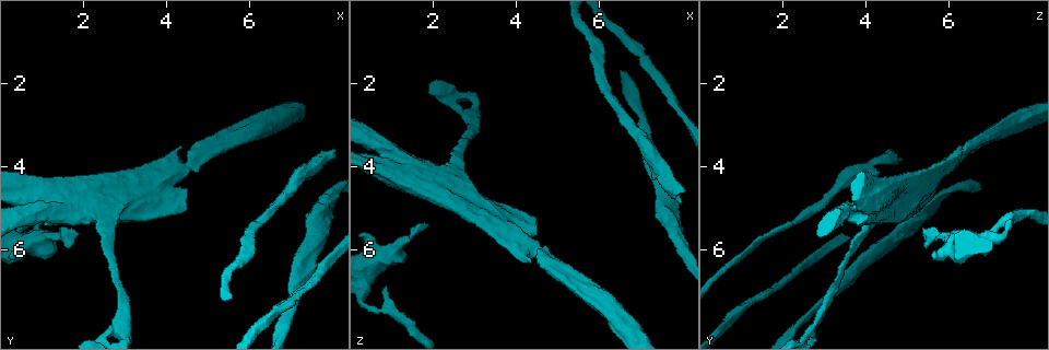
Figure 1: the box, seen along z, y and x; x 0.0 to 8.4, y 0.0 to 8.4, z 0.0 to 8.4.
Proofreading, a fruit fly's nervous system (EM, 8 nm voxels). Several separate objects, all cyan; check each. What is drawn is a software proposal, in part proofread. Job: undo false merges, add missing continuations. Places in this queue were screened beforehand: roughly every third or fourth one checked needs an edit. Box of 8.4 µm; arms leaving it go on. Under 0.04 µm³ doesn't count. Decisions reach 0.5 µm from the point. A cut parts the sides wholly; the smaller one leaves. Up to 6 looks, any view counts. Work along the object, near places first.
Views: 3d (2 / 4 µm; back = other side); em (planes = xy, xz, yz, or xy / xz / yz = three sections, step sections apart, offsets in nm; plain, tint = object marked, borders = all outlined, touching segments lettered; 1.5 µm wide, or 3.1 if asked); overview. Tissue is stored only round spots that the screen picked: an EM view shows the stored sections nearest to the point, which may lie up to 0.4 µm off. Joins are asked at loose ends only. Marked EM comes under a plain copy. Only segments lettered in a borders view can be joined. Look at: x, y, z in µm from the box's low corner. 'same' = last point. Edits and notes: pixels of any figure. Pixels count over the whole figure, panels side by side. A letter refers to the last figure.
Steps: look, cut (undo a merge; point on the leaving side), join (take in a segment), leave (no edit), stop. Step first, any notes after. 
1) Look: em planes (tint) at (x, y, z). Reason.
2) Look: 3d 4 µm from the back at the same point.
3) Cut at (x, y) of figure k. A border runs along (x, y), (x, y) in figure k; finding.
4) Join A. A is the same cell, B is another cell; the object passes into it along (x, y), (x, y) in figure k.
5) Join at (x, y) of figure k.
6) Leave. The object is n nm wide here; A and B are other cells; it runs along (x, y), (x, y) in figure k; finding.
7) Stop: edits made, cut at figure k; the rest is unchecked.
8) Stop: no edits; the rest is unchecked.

Look: em xy step 4 (borders) at (0.80, 5.30, 7.40). Thin neck.

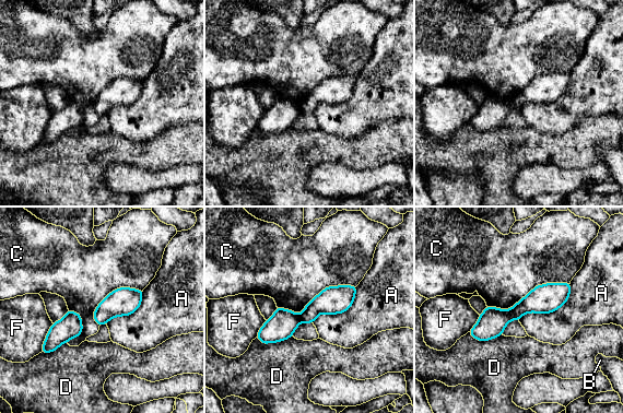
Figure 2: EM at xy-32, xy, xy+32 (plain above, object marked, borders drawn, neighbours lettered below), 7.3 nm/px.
Cut at (540, 299) of figure 2. The object is 160 nm wide here; A, B, C, D and F are other cells; a border runs along (508, 310), (513, 318) in figure 2; a second neuron is stuck on.

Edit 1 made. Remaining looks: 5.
Look: overview.

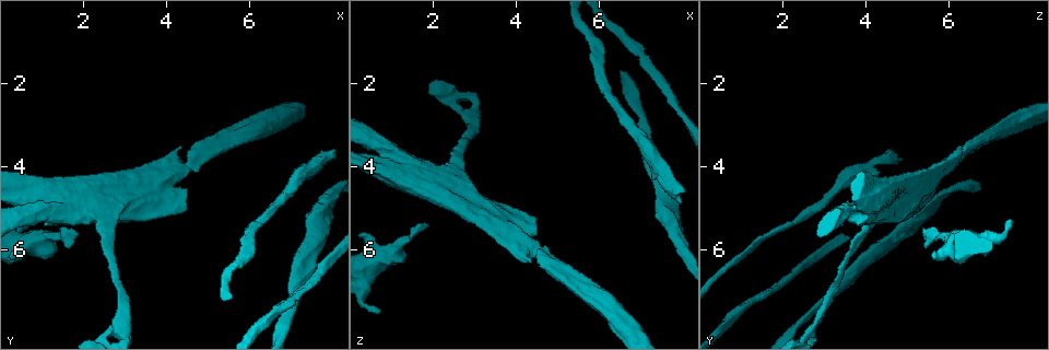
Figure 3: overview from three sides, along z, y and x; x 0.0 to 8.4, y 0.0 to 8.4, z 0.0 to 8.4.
Look: 3d 2 µm at (2.20, 5.15, 4.25). Small branch off a trunk.

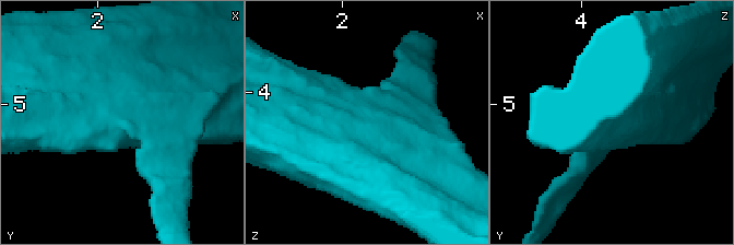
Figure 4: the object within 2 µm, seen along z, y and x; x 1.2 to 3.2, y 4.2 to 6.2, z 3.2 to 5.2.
Look: em yz step 4 (tint) at (2.22, 5.18, 4.26). 3 arms meet here; the arms are 170, 400, 550 nm wide.

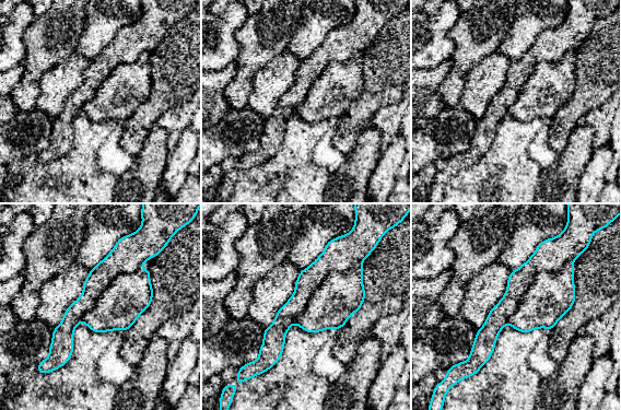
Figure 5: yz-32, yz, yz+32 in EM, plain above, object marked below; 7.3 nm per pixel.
Look: em planes (borders) at the same point.

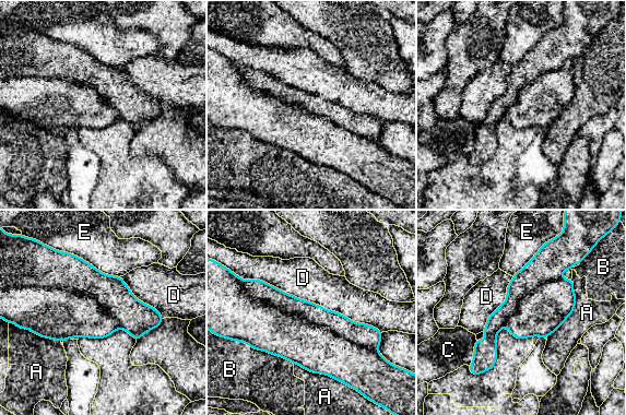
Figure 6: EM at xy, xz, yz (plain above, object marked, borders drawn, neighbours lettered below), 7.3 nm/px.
Cut at (52, 312) of figure 6. The object is 300 nm wide here; A, B, C, D and E are other cells; a border runs along (1, 287), (80, 292), (119, 327) in figure 6; a second neuron is stuck on.

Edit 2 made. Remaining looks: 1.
Stop: edits made, cut at figure 2, cut at figure 6; the rest is unchecked.

